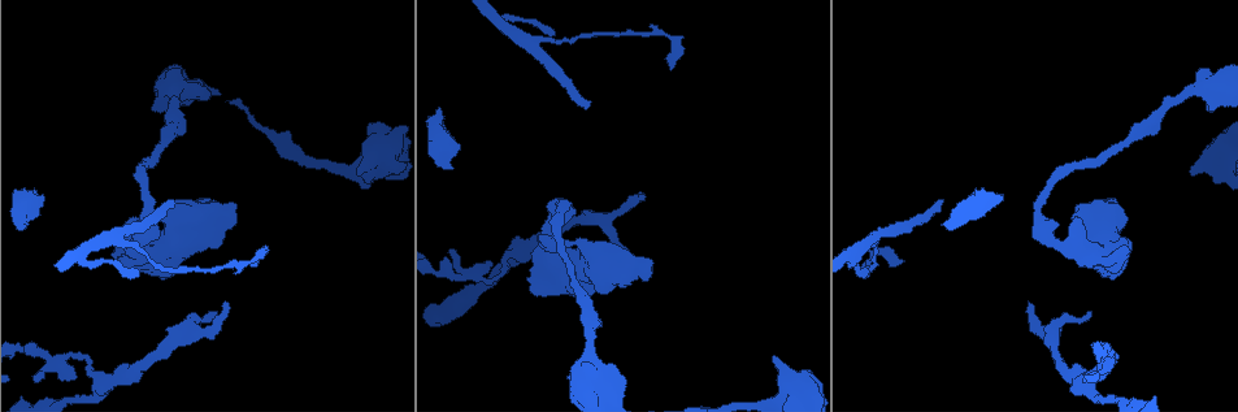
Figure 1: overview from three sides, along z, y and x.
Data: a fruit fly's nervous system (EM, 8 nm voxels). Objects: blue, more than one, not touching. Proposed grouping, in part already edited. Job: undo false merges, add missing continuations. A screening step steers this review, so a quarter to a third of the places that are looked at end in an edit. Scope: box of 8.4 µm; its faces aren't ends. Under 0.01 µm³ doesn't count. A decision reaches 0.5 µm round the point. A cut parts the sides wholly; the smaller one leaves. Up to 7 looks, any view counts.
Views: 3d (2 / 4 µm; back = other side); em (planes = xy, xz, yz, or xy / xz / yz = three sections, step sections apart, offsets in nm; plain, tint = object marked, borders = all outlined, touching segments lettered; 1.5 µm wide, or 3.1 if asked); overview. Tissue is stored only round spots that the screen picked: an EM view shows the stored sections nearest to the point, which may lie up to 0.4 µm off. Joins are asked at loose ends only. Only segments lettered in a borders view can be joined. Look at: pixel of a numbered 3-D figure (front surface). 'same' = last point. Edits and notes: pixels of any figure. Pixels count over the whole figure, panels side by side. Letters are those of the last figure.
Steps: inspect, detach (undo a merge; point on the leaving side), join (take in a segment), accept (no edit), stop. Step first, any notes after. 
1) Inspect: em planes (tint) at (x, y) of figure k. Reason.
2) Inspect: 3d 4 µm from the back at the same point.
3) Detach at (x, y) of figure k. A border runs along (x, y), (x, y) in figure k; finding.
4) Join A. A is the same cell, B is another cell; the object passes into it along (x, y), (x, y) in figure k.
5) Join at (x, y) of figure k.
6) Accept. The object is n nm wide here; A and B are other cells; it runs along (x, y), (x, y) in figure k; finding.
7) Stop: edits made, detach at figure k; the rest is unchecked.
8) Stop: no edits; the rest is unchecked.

Inspect: 3d 4 µm at (868, 277) of figure 1. Branch stops here.

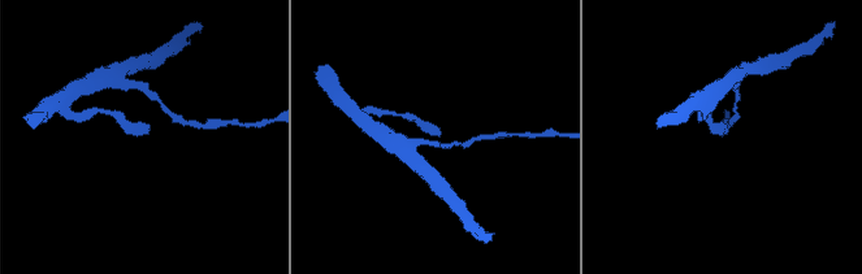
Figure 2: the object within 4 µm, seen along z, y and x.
Inspect: em yz step 4 (borders) at (438, 132) of figure 2.

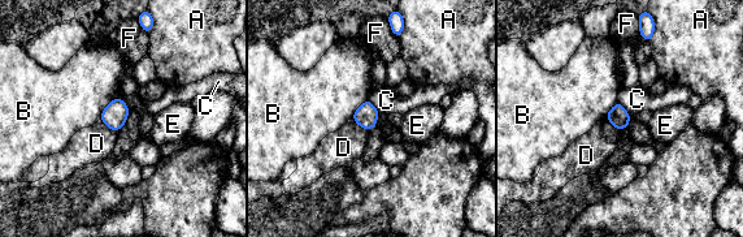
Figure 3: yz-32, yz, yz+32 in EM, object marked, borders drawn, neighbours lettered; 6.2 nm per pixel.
Inspect: em planes (borders) at the same point. Cut it another way.

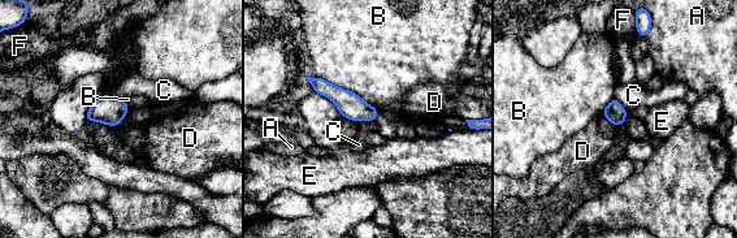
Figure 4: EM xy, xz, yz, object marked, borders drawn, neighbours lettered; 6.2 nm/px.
Accept. A, B, C, D, E and F are other cells; it runs along (313, 81), (372, 117) in figure 4; no lettered segment goes on from it.

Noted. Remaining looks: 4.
Inspect: em yz step 4 (borders) at (941, 205) of figure 1. Branch stops here.

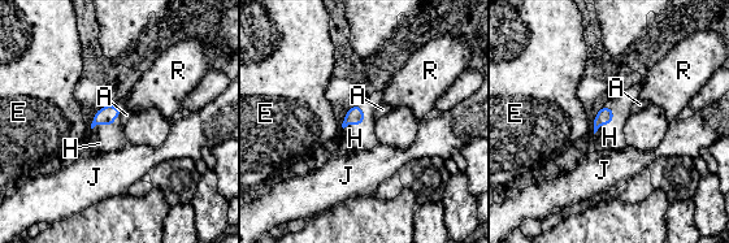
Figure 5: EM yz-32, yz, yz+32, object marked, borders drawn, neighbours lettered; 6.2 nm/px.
Join H. The longest contact is with H, 180 nm; H is the same cell, A, E, J and R are other cells; the neuron continues.

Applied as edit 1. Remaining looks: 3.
Inspect: overview.

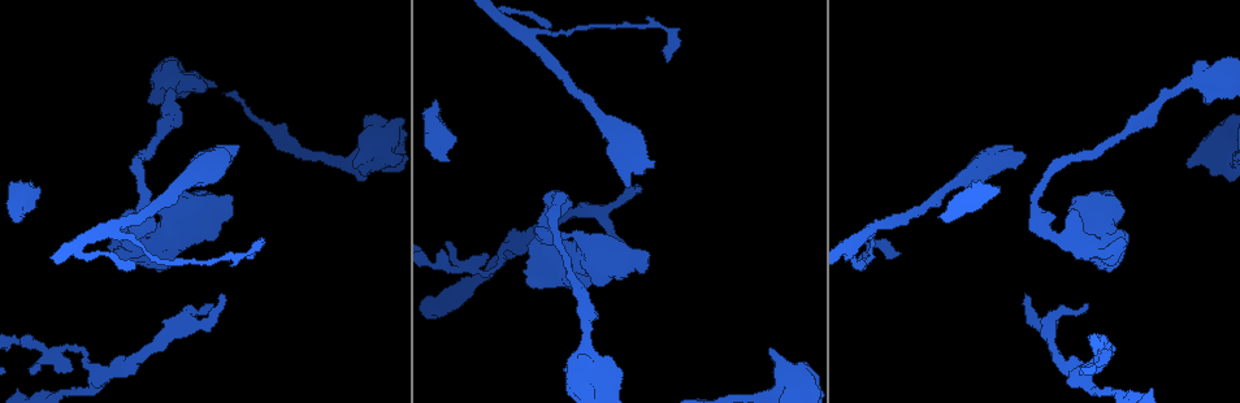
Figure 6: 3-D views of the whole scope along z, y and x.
Inspect: em planes (borders) at (1121, 237) of figure 6. Thick end.

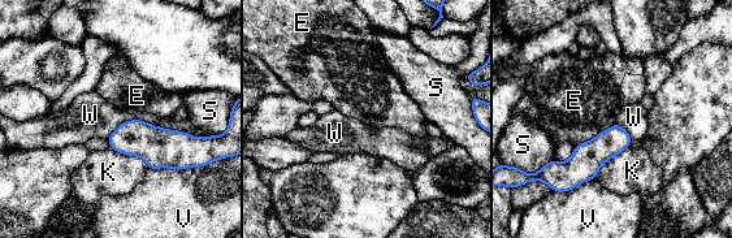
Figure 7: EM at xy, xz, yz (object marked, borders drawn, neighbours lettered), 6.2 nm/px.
Accept. E, K, S, V and W are other cells; a border runs along (206, 137), (126, 120), (107, 139) in figure 7; none of them fits.

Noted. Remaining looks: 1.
Stop: edits made, join at figure 5; the rest is unchecked.

